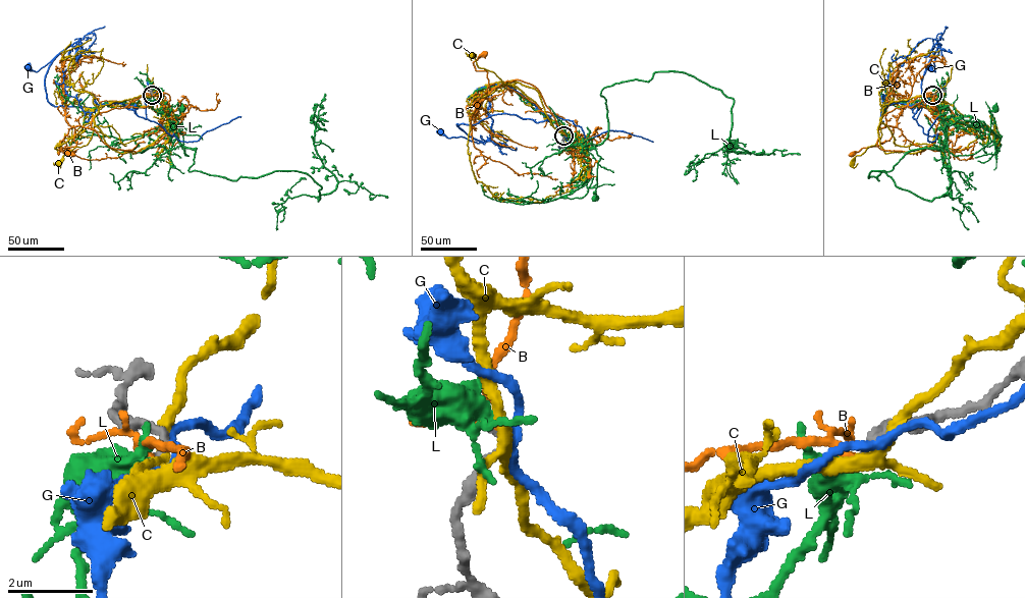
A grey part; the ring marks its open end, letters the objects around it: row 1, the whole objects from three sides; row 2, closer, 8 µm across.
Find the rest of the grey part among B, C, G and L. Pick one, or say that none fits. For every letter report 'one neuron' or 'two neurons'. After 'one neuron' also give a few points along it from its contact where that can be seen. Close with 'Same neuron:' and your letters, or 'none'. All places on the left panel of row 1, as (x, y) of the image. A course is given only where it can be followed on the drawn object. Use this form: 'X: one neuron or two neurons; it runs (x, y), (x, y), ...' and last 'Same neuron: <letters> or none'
B: one neuron; it runs (152, 95), (140, 97), (123, 108), (97, 113), (90, 128), (75, 125), (76, 146), (61, 150), (71, 154)
C: two neurons
G: two neurons
L: two neurons
Same neuron: B

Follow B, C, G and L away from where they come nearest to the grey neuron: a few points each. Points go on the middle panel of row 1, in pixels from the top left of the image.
B: (563, 136), (562, 126), (503, 83), (486, 96), (487, 72), (477, 70), (473, 63), (484, 54)
C: (563, 136), (561, 126), (534, 102), (517, 88), (504, 85), (494, 72), (479, 67), (471, 54)
G: (563, 136), (553, 115), (538, 122), (502, 113), (474, 124), (456, 124), (478, 143), (447, 138), (440, 130)
L: (563, 136), (562, 129), (575, 138), (583, 149), (594, 149), (600, 157), (594, 199)

